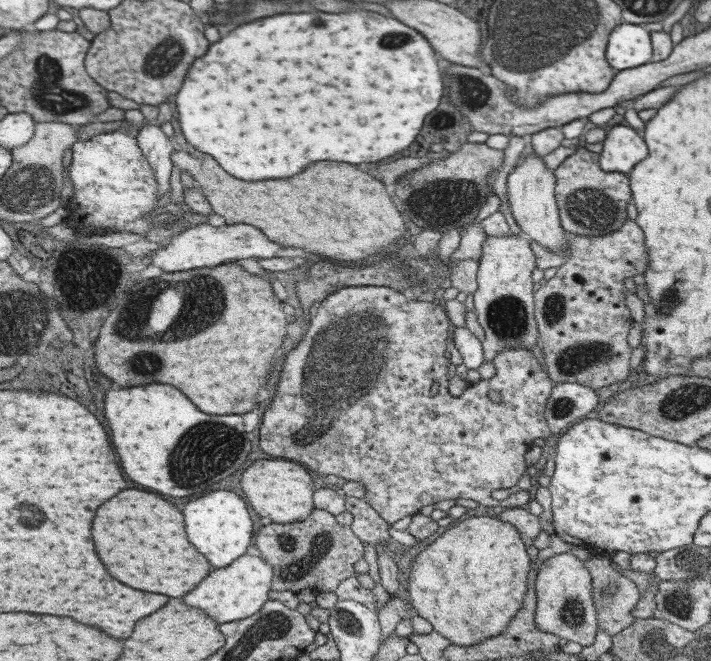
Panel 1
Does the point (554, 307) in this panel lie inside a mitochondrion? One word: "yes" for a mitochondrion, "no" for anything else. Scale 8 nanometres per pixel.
yes

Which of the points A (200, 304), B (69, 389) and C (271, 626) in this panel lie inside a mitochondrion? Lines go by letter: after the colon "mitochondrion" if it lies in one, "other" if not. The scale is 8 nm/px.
A: mitochondrion
B: other
C: mitochondrion

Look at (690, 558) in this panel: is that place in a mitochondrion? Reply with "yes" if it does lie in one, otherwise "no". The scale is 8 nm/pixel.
yes

